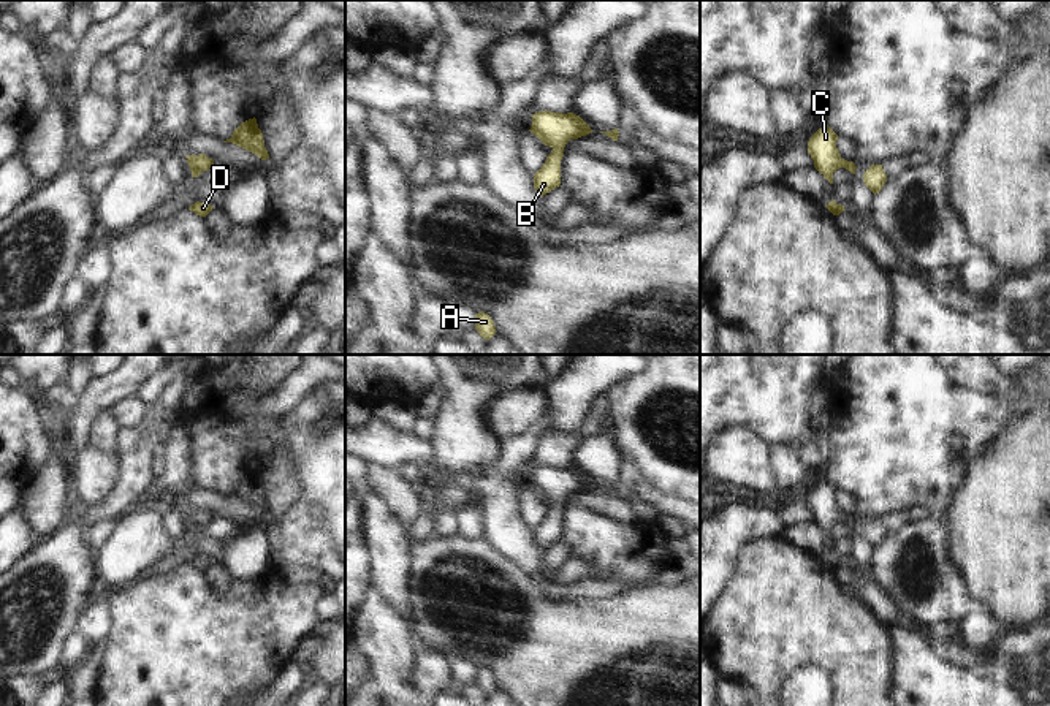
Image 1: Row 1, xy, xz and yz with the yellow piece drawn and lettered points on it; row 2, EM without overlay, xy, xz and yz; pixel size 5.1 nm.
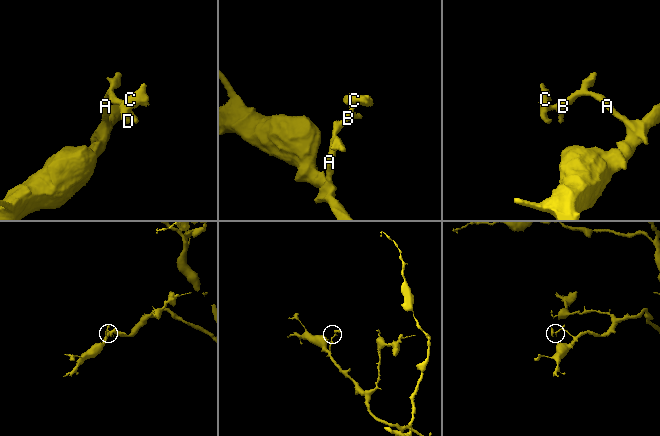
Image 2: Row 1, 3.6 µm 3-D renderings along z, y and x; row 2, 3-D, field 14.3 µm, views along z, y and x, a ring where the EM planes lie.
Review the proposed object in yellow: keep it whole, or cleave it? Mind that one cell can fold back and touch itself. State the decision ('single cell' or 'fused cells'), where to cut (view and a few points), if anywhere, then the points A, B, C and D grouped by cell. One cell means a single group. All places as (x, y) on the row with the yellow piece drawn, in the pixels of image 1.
single cell | no cut | A B C D

